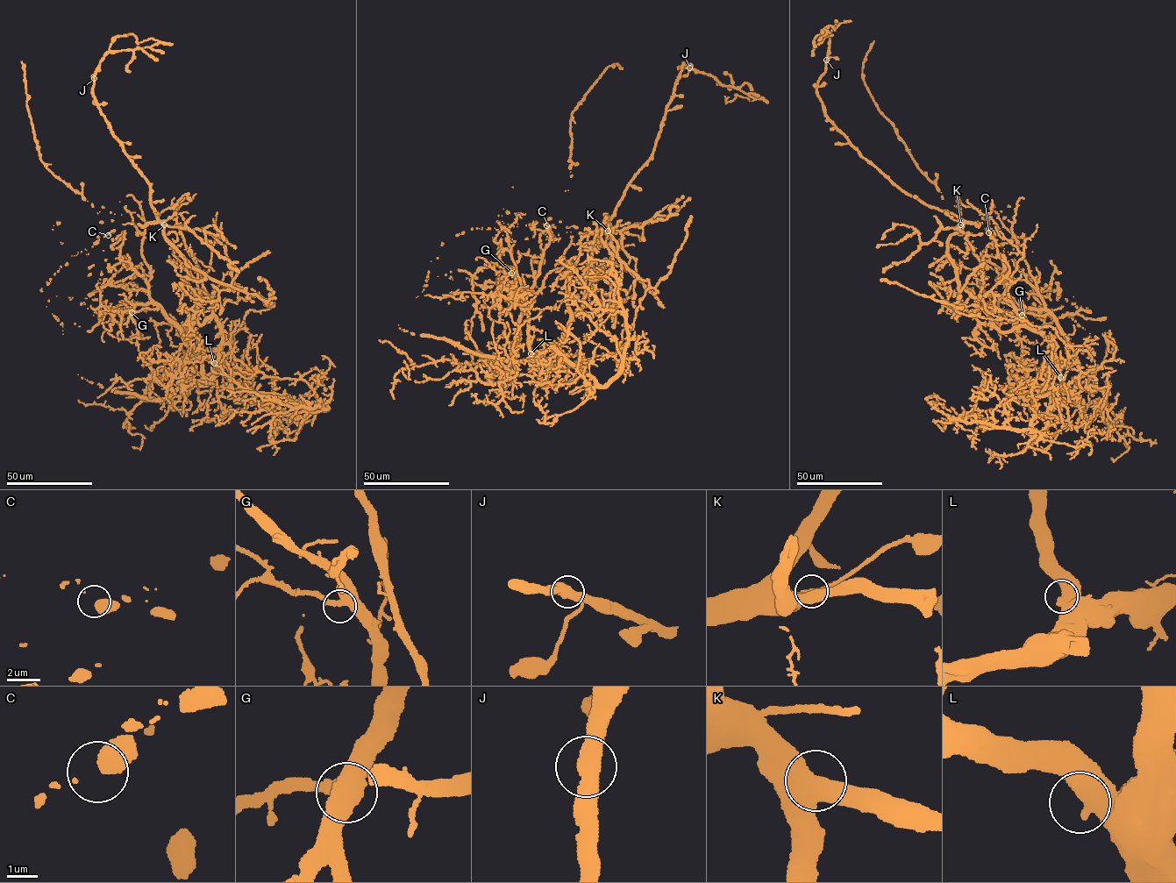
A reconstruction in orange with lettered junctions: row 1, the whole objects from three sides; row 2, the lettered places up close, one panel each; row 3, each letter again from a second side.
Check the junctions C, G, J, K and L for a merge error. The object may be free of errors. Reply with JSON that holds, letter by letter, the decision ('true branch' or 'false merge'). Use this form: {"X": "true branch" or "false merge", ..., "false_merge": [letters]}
{"C": "true branch", "G": "true branch", "J": "true branch", "K": "true branch", "L": "true branch", "false_merge": []}

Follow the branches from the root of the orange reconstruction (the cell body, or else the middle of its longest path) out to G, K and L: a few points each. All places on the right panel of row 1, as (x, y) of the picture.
G: (1020, 317), (1051, 346), (1061, 379), (1073, 393), (1075, 354), (1054, 320), (1044, 310), (1026, 309), (1022, 315)
K: (1020, 317), (1002, 297), (1015, 281), (1004, 277), (977, 297), (960, 288), (947, 249), (960, 224)
L: (1020, 317), (1051, 347), (1060, 377)

